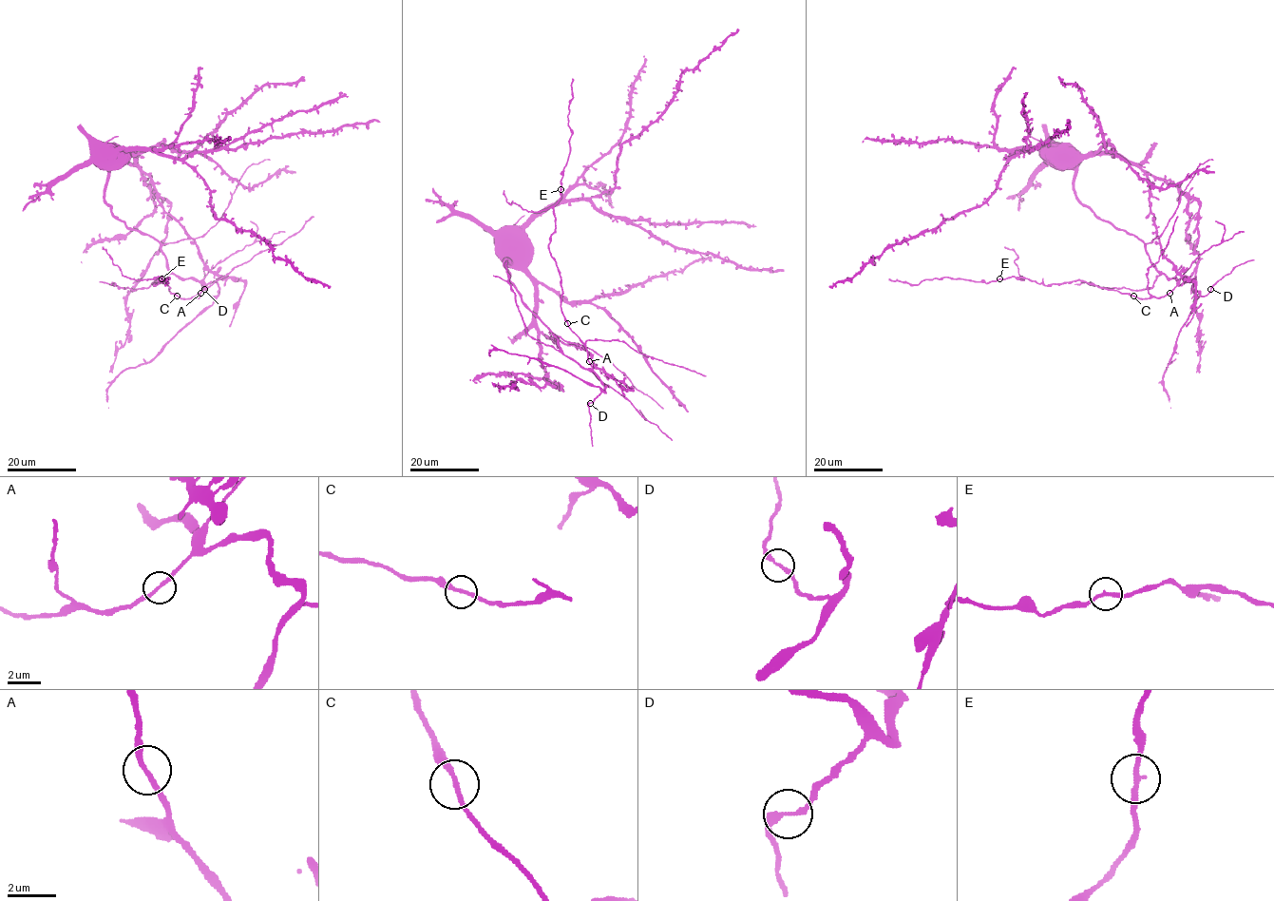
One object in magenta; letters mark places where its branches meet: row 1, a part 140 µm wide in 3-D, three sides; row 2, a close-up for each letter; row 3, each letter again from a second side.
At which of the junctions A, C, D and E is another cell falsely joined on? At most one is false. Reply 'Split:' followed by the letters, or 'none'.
Split: none

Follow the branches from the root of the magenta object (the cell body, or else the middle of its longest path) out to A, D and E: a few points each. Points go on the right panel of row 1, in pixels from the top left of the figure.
A: (1102, 220), (1136, 236), (1144, 243), (1150, 261), (1169, 278), (1177, 281), (1169, 293)
D: (1102, 220), (1136, 236), (1150, 261), (1169, 278), (1180, 284), (1192, 282), (1200, 296), (1211, 289)
E: (1102, 220), (1144, 243), (1150, 261), (1177, 281), (1168, 295), (1138, 298), (1079, 279), (1045, 285), (999, 278)

